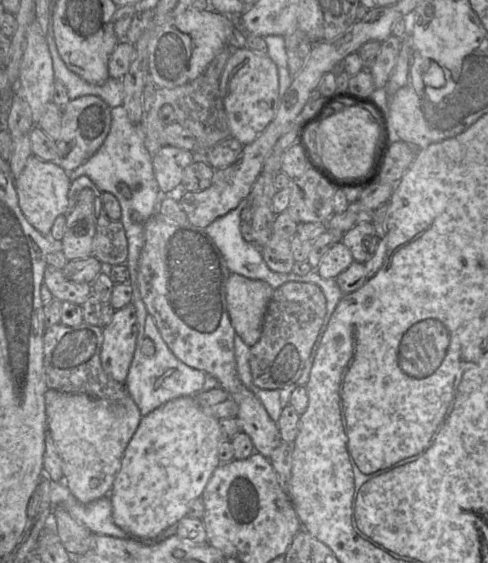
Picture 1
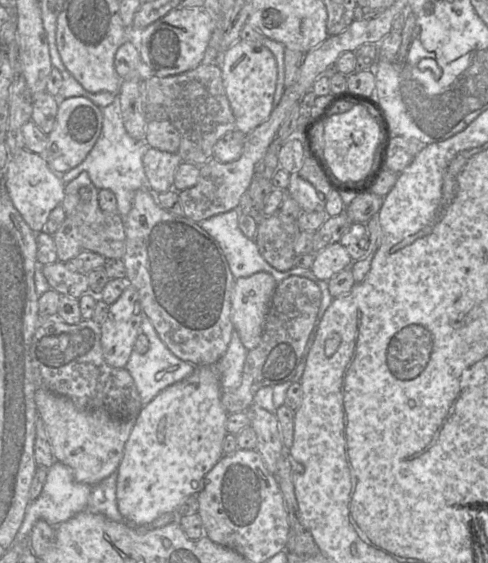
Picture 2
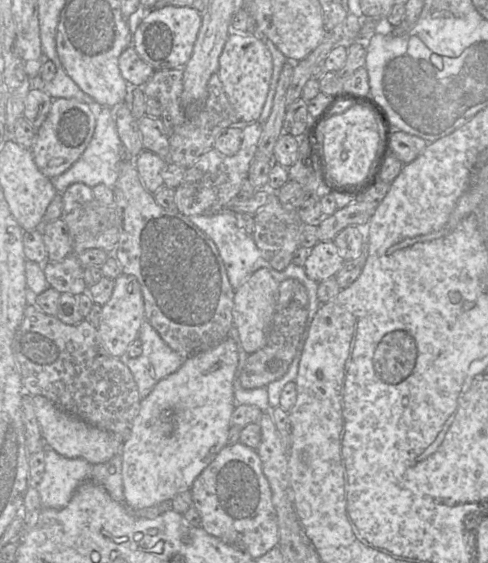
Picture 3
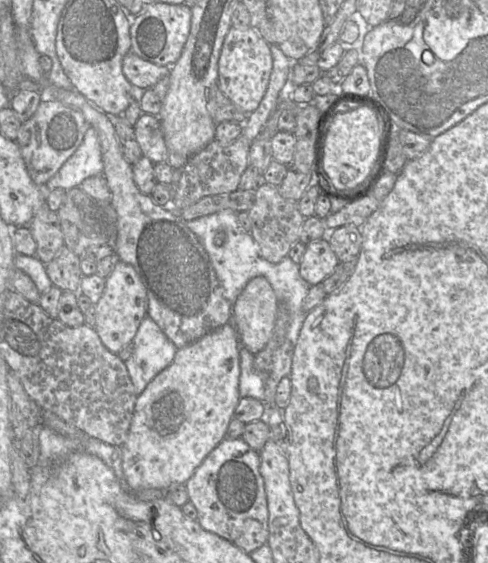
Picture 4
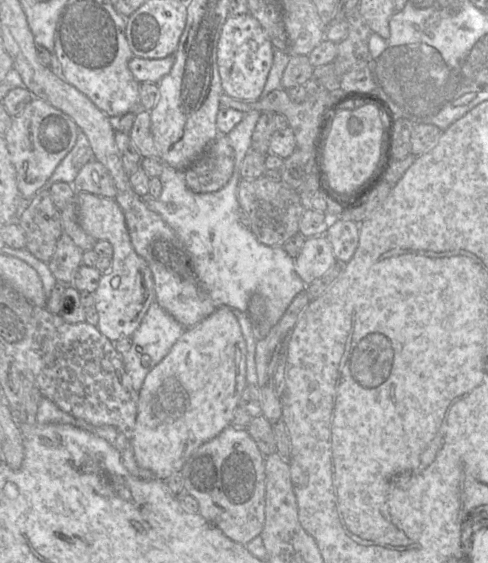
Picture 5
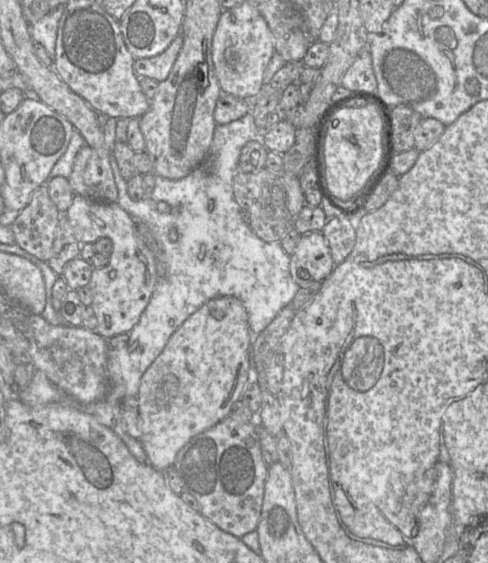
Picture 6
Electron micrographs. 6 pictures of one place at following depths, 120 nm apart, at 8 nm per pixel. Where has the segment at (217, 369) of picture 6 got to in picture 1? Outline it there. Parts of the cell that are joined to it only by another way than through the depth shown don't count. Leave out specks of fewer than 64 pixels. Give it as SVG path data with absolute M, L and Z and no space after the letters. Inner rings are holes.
M182 396L172 399L157 409L141 418L140 424L128 443L121 462L121 468L116 475L111 492L109 493L112 505L112 520L122 530L132 534L138 539L151 539L159 535L168 527L177 524L183 517L187 516L189 505L192 500L201 497L206 484L215 469L221 463L218 457L218 447L221 442L219 421L202 411L194 396Z

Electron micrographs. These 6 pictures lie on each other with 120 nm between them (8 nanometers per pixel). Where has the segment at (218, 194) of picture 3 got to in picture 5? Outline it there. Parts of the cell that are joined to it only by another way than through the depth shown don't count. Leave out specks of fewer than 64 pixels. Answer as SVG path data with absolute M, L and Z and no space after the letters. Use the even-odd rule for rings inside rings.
M219 135L204 154L185 170L186 184L194 193L211 193L230 180L235 153L226 135Z

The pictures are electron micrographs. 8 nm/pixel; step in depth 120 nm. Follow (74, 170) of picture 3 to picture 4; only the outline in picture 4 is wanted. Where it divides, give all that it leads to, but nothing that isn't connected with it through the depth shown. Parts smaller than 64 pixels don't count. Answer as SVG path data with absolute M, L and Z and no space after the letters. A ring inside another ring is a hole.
M89 126L77 150L41 188L45 192L56 188L69 190L79 187L86 178L103 174L103 170L100 141L96 130Z

